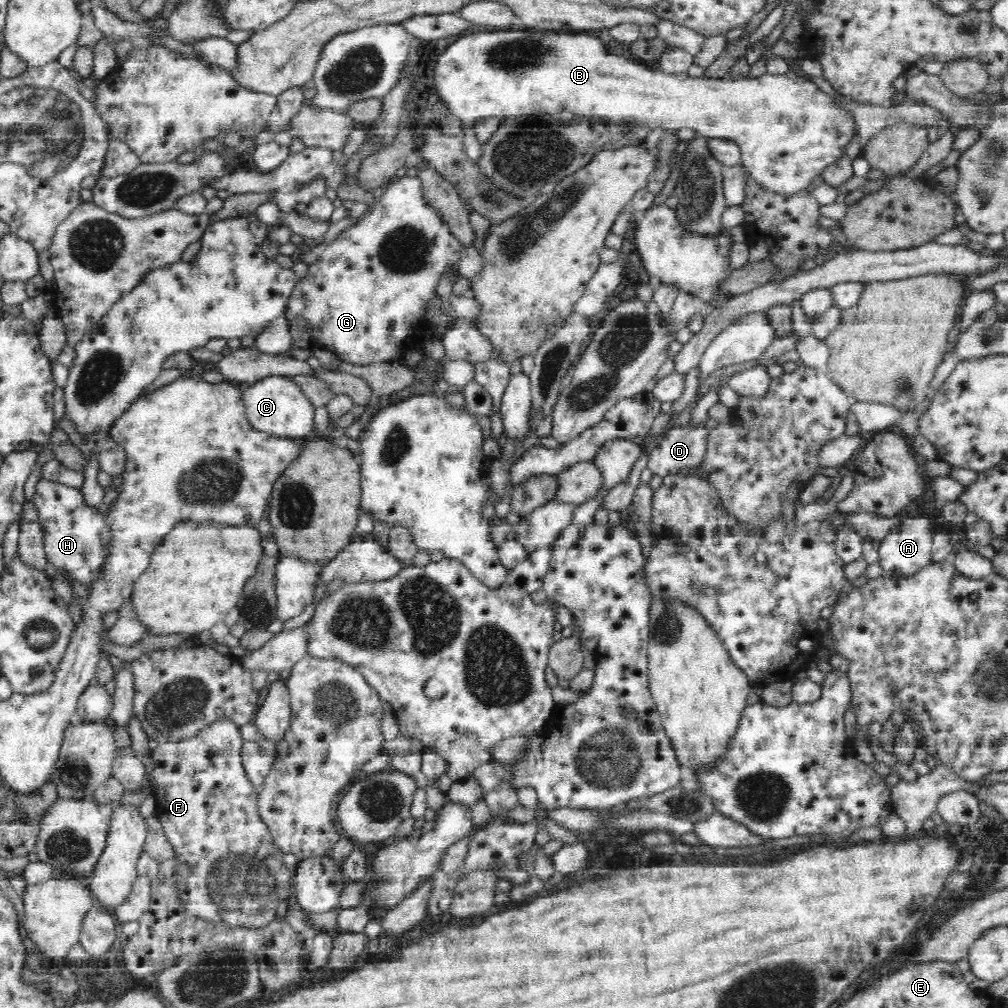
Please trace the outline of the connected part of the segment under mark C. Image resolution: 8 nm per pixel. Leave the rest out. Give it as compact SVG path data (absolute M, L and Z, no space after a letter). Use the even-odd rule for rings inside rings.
M270 377L256 384L247 385L247 388L241 391L243 394L243 402L246 413L246 421L248 425L255 431L264 433L268 437L286 439L288 441L309 440L316 436L314 433L314 406L298 389L298 386L292 384L289 378L286 377Z

